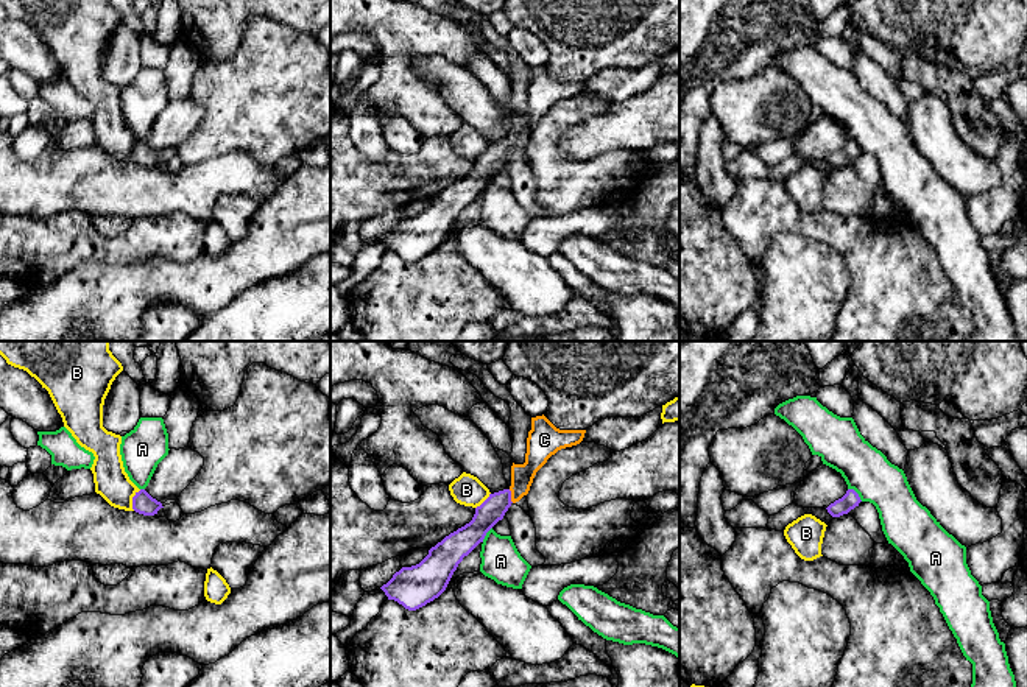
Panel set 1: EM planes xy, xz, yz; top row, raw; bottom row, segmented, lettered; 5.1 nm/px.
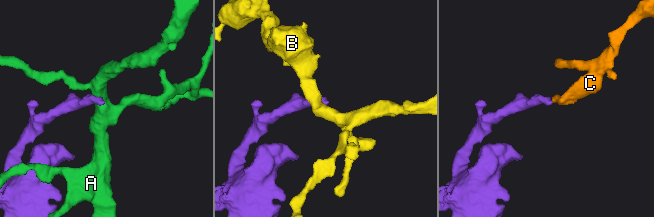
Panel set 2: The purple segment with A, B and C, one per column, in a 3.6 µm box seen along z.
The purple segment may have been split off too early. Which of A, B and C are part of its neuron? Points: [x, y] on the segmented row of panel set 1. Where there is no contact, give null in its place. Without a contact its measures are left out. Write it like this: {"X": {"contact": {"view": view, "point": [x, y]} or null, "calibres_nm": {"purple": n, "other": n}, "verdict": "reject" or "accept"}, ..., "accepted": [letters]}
{"A": {"contact": {"view": "yz", "point": [856, 493]}, "calibres_nm": {"purple": 90, "other": 240}, "verdict": "reject"}, "B": {"contact": {"view": "xy", "point": [133, 500]}, "calibres_nm": {"purple": 110, "other": 180}, "verdict": "reject"}, "C": {"contact": {"view": "xz", "point": [510, 496]}, "calibres_nm": {"purple": 130, "other": 120}, "verdict": "accept"}, "accepted": ["C"]}

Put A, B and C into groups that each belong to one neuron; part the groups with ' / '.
A / B / C

